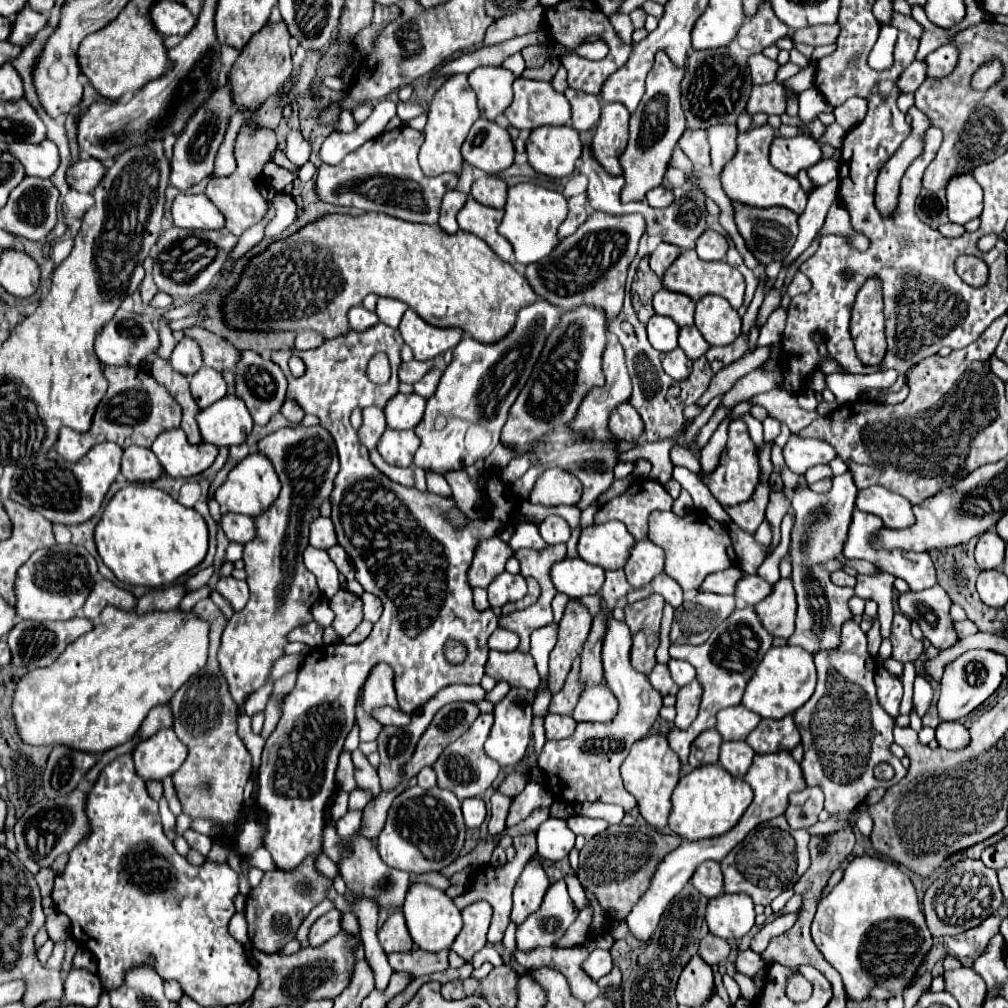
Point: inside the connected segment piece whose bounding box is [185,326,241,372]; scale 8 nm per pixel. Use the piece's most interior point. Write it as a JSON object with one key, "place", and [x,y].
{"place":[217,353]}

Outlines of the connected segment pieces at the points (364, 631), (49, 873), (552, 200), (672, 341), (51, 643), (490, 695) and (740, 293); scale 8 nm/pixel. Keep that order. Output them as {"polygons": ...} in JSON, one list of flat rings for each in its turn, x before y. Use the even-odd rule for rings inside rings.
{"polygons":[[[363,620,363,622,351,632,351,636,347,636,343,642,345,642,345,644,359,644,359,642,363,642,363,640,369,636,371,628,373,628,373,624,371,624,369,620]],[[41,868,35,875,42,897,51,895,55,877,56,873,51,868]],[[523,182,509,188,509,198,505,204,503,222,499,224,499,234,511,242,517,262,527,266,539,262,541,258,549,256,551,250,555,250,559,242,557,228,565,218,567,218,567,200,563,194]],[[651,316,649,324,647,324,647,334,649,334,649,342,655,350,659,352,669,352,673,348,677,348,677,336,679,336,679,326,665,316]],[[71,618,65,622,33,622,33,620,19,620,13,630,7,636,7,644,11,648,11,656,13,656,13,664,15,666,23,666,27,670,35,670,35,668,43,668,49,666,51,662,55,662,63,650,67,648,67,644,75,642,77,638,81,638,83,634,93,630,93,622,87,618]],[[497,682,497,686,485,694,485,700,489,700,491,704,497,704,505,694,509,692,509,684,507,682]],[[695,250,681,252,681,258,677,258,669,266,669,270,665,272,663,286,667,290,671,290,671,292,681,292,681,294,689,296,691,300,699,300,699,298,703,298,707,294,717,294,717,296,727,298,733,308,739,308,743,304,743,296,745,296,745,278,737,268,733,268,733,266,729,266,725,262,699,260]]]}

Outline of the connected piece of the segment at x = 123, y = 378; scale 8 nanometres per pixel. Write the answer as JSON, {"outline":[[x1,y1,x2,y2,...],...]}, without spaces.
{"outline":[[105,366,105,378,109,380,109,390,97,406,97,412,95,412,89,432,81,434,71,428,63,428,59,432,59,440,55,444,55,450,67,462,81,460,95,444,101,444,105,440,115,442,121,448,127,448,127,446,151,448,153,440,161,432,179,428,179,424,181,424,181,406,165,390,165,386,157,384,155,378,151,374,147,374,145,370]]}

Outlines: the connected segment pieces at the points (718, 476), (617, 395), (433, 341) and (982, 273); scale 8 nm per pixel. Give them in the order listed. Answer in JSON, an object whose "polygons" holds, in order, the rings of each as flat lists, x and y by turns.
{"polygons":[[[733,420,729,424,729,440,727,440,727,448,723,454,723,460,719,462,717,470,709,476,699,474,699,478,703,480,703,484,711,490,711,494,725,506,735,506,741,504,745,500,749,500,755,492,755,488,761,482,761,466,759,466,759,454,757,448,749,436,747,424,743,420]],[[619,342,607,344,607,348,603,352,603,372,607,376,607,384,599,390,599,394,587,394,585,396,585,400,579,406,577,418,569,426,575,428,575,430,587,432,587,438,603,438,603,441,609,441,611,438,614,438,607,430,609,414,611,414,611,410,615,406,619,406,621,402,629,400,629,396,631,396,631,380,629,380,625,358,623,358,623,346]],[[411,308,403,316,399,332,403,342,411,346,415,360,433,360,435,356,455,348,461,340,461,330,431,326]],[[959,256,955,262,955,270,969,286,985,286,989,278,987,264,977,256]]]}

